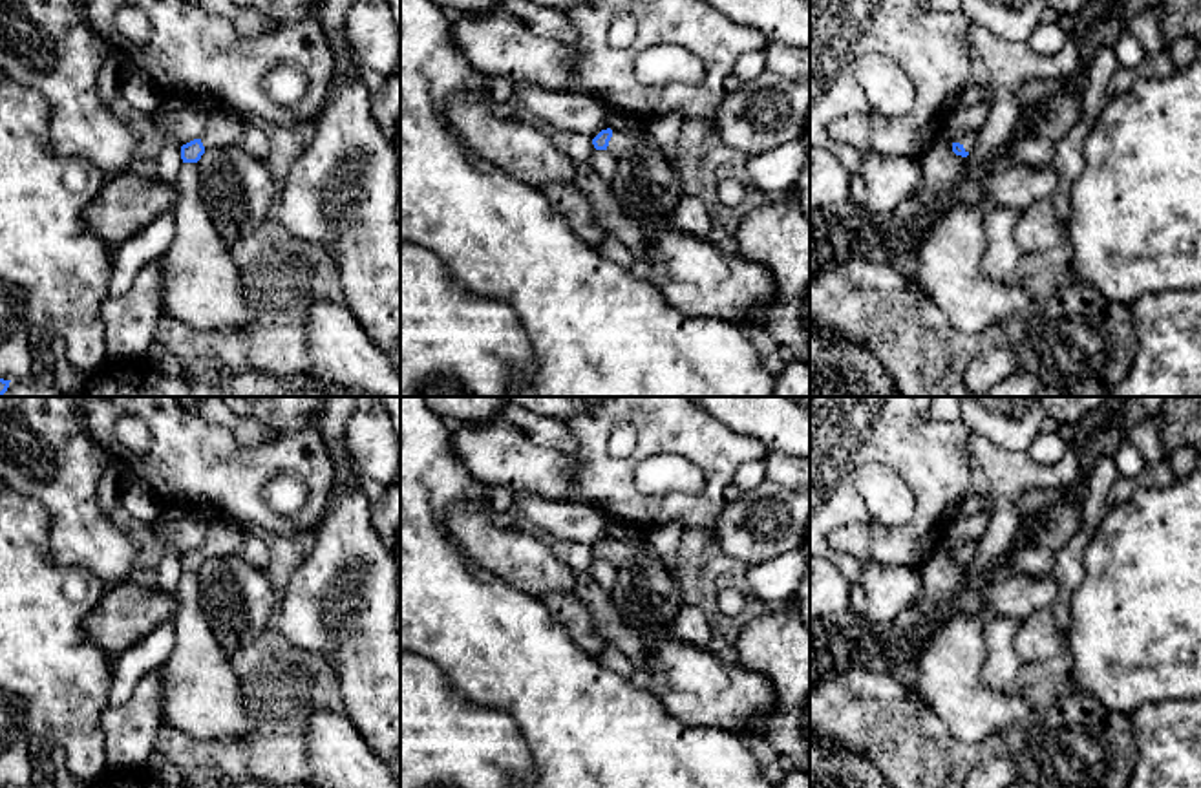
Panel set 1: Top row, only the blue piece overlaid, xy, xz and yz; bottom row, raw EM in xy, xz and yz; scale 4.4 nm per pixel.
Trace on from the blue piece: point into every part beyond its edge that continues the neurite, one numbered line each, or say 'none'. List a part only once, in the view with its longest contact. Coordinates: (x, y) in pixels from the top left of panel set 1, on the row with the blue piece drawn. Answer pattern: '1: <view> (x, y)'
1: yz (967, 139)

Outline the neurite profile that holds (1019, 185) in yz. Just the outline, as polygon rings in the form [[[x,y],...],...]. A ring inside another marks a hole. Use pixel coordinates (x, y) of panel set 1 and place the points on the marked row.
[[[1005,165],[983,183],[983,196],[993,207],[1026,210],[1035,201],[1051,197],[1058,174],[1053,166]]]

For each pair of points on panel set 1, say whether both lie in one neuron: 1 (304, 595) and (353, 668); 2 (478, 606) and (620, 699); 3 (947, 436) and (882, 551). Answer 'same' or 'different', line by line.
1: same
2: same
3: same

